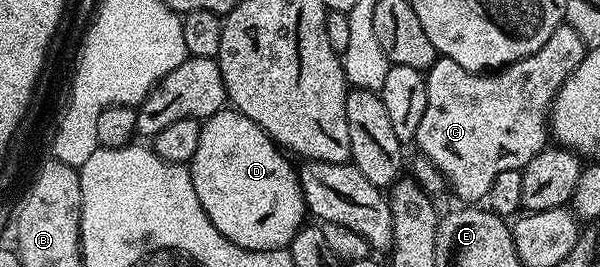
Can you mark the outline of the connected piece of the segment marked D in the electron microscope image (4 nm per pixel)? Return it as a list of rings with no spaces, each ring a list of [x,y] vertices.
[[[230,106],[208,116],[202,125],[197,154],[193,154],[189,167],[193,190],[197,190],[197,198],[213,226],[245,250],[287,248],[304,227],[303,216],[308,215],[296,165],[286,160],[279,145],[257,122]]]

